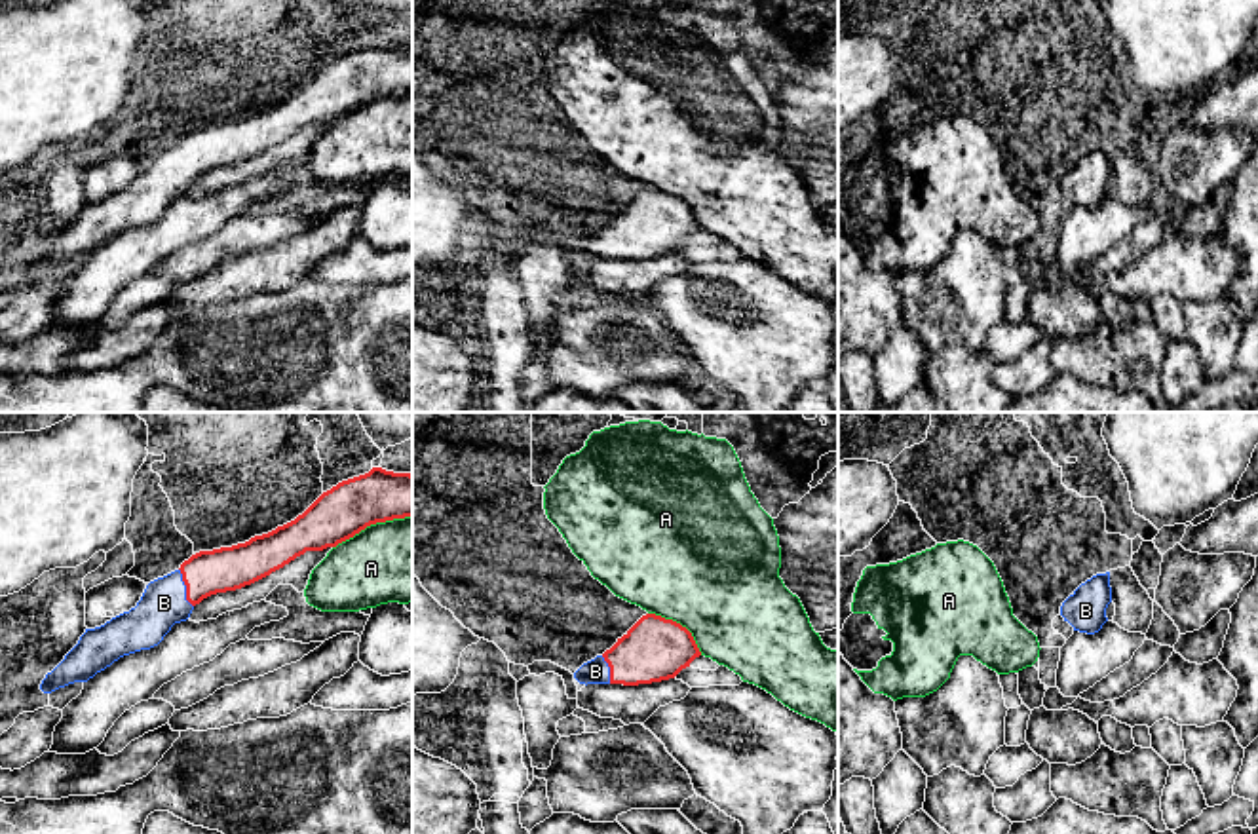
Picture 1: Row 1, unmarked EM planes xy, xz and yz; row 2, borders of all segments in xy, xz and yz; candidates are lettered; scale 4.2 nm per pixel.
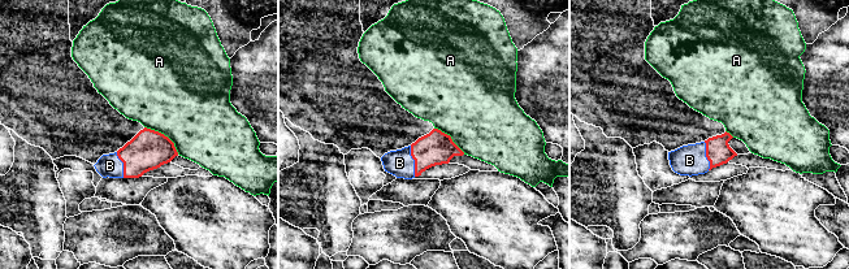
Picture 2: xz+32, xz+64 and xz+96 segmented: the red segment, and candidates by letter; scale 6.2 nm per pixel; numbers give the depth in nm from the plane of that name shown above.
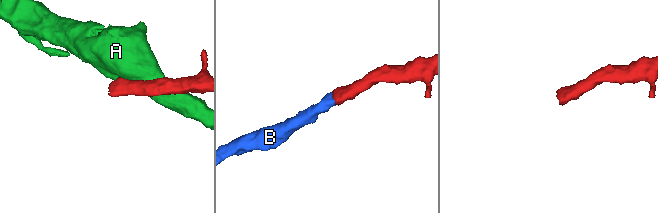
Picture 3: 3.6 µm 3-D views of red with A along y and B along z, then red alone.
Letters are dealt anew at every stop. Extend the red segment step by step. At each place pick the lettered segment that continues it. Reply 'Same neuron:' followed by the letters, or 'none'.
Same neuron: B

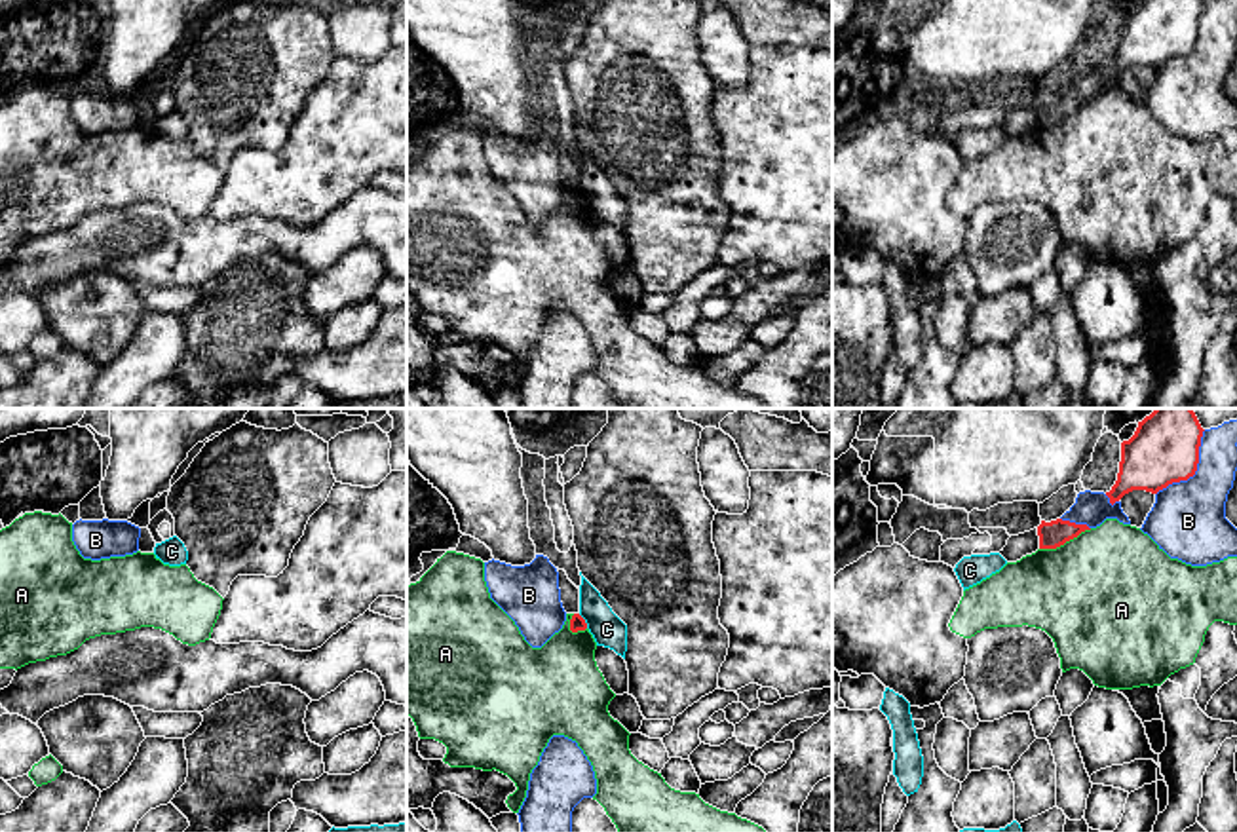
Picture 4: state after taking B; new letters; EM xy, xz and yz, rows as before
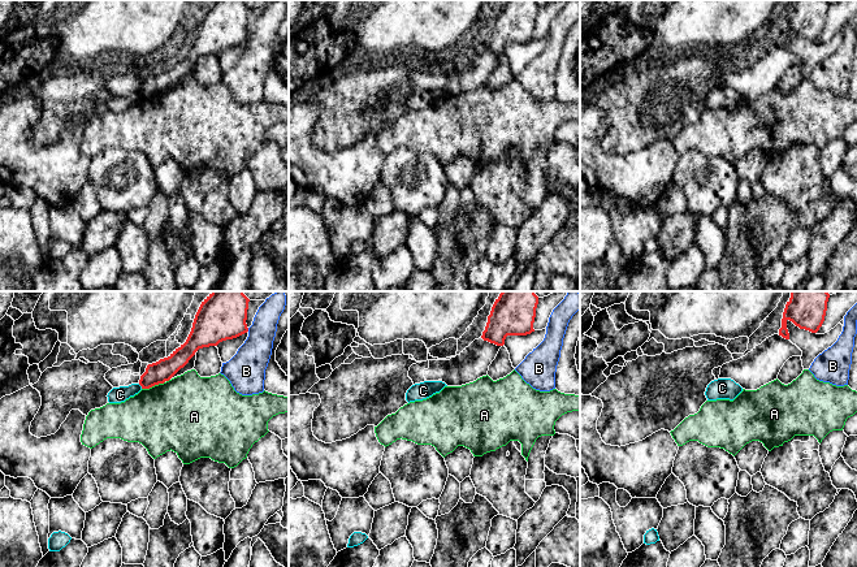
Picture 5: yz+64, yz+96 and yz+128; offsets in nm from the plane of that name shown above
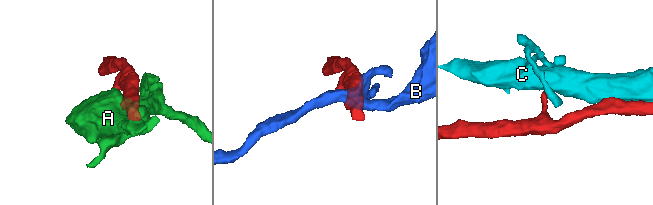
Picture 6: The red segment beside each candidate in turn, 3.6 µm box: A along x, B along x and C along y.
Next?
Same neuron: none

